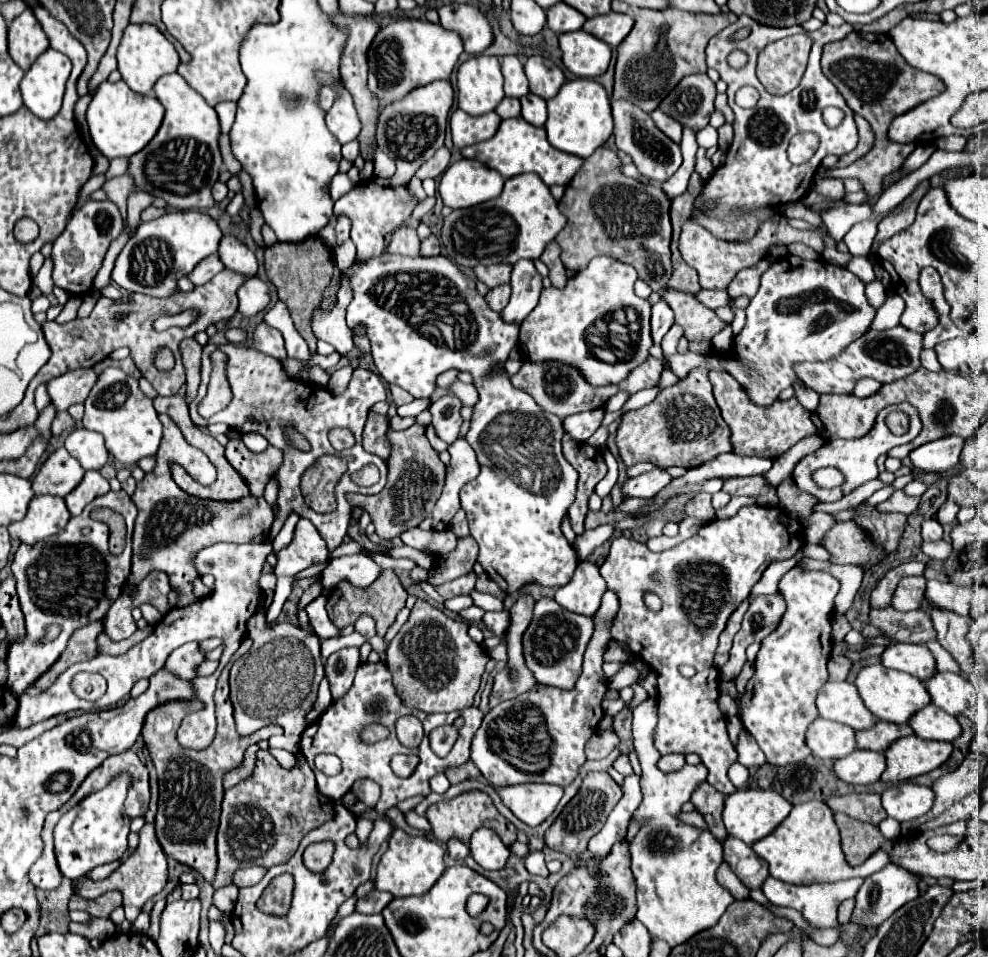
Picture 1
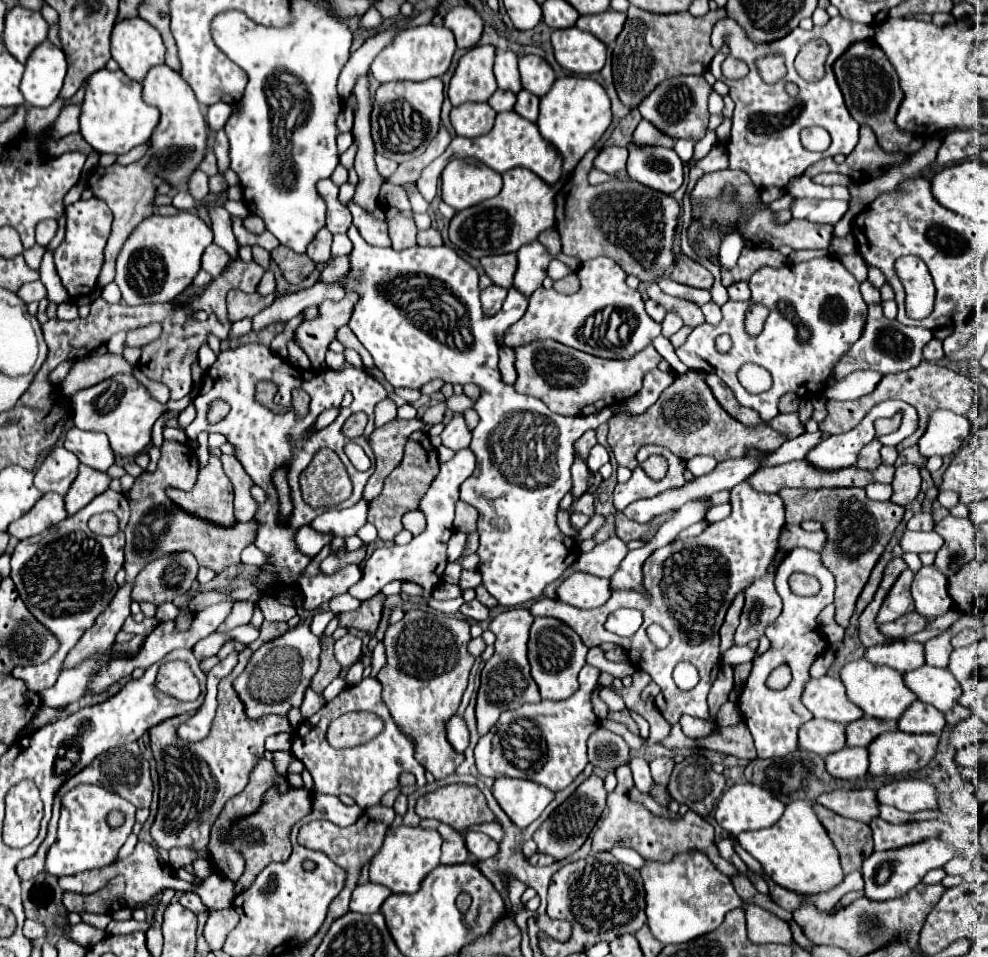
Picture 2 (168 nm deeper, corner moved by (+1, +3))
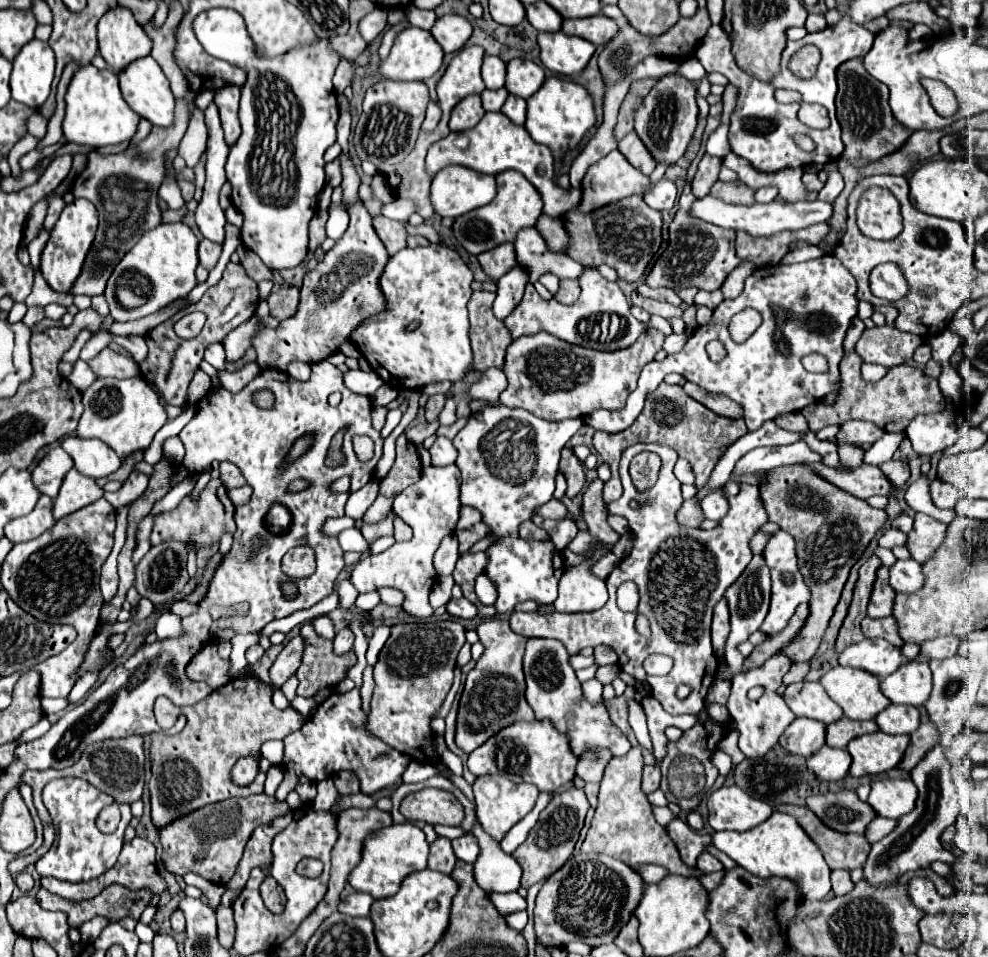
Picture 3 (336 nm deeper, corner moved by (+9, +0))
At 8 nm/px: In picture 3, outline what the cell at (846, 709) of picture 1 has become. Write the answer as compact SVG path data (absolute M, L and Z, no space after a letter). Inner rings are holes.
M800 681L788 685L782 697L796 717L810 717L826 725L842 717L840 707L832 703L832 699L828 699L828 693L818 683Z

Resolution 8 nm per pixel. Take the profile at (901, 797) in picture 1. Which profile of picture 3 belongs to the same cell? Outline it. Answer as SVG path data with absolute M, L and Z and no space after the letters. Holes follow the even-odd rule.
M878 779L872 783L868 803L880 817L898 819L914 809L918 789L910 779Z

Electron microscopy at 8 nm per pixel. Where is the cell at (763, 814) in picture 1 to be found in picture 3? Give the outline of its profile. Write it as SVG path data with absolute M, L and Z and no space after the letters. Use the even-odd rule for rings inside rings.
M732 785L732 787L720 787L718 791L714 791L708 797L708 823L714 831L748 831L752 827L756 827L758 823L766 821L772 815L772 807L764 801L752 799L746 791L742 791L740 787Z

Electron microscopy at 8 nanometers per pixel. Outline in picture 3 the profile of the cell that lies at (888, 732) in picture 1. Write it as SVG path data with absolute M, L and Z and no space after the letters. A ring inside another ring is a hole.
M838 719L830 725L826 725L826 745L828 747L838 747L846 749L846 745L864 733L874 733L878 731L874 721L850 721L850 719Z

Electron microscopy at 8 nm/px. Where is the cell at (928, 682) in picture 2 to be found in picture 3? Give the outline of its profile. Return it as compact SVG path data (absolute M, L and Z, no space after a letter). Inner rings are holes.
M910 661L892 675L880 679L880 691L900 705L920 707L932 691L932 673L928 663Z

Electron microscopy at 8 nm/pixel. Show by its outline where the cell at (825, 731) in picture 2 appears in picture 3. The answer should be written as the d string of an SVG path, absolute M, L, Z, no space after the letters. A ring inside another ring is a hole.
M798 717L794 719L786 731L780 735L780 745L796 755L812 755L824 745L826 725L820 721Z

